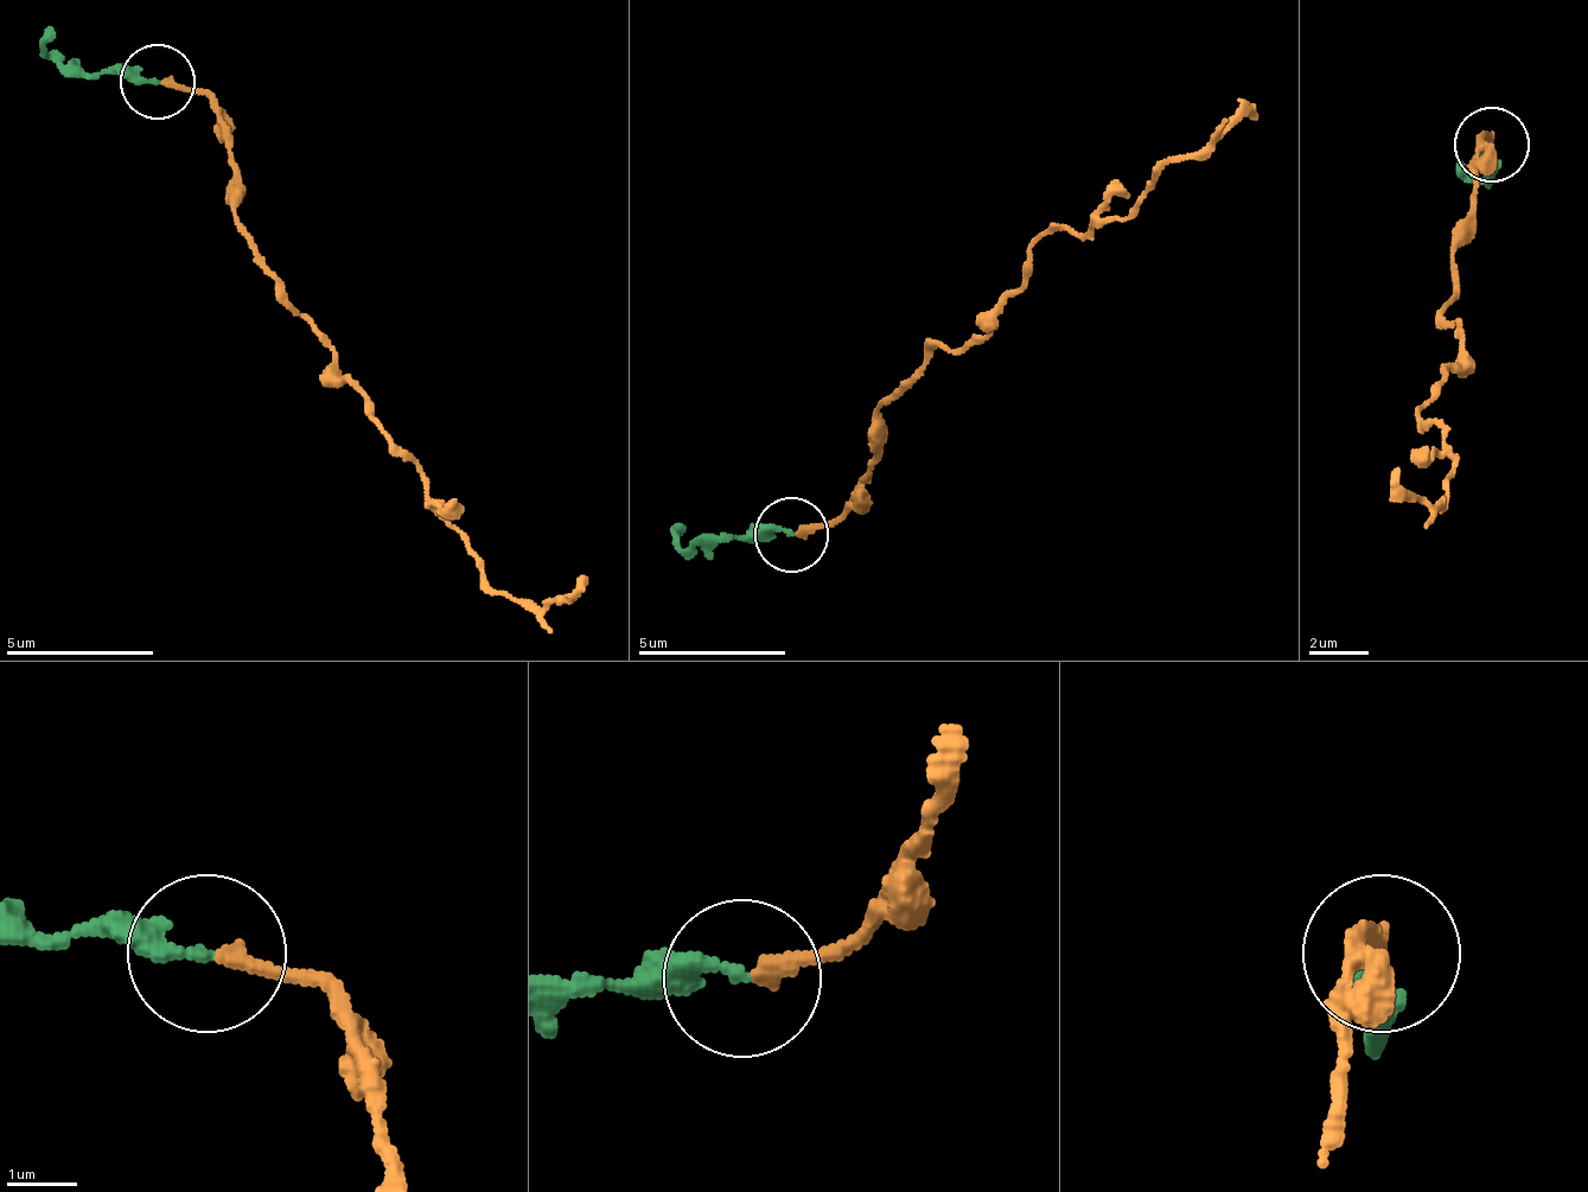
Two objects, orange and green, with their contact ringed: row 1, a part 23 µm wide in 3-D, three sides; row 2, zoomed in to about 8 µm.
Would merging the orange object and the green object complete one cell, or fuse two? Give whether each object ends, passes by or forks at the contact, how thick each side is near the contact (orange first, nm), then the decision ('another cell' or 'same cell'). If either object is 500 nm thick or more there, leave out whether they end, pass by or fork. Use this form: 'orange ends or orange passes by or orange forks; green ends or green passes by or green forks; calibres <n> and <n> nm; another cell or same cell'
orange ends; green ends; calibres 220 and 240 nm; another cell

